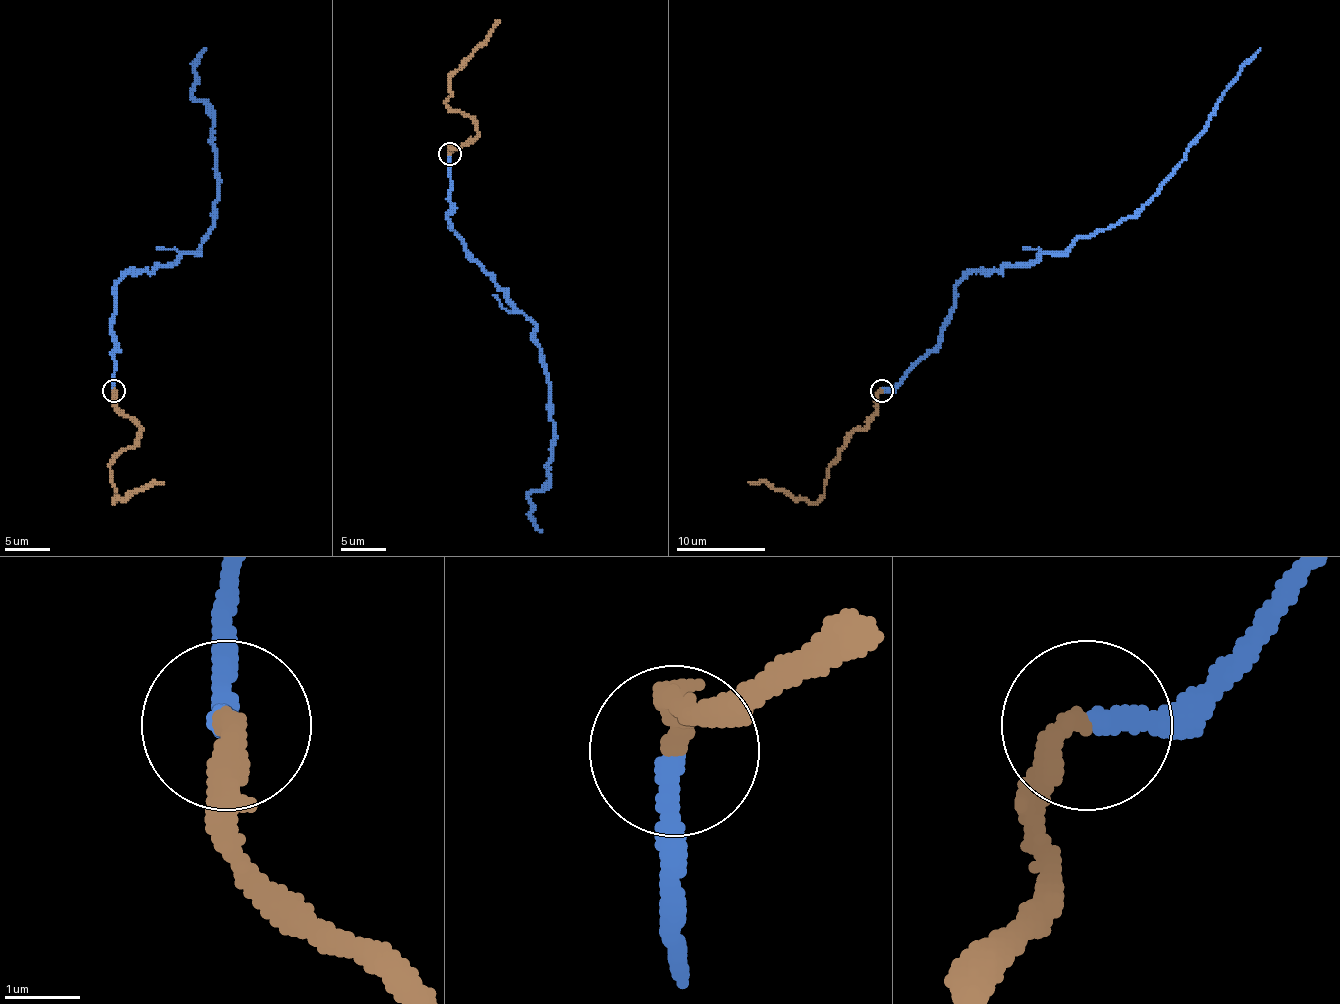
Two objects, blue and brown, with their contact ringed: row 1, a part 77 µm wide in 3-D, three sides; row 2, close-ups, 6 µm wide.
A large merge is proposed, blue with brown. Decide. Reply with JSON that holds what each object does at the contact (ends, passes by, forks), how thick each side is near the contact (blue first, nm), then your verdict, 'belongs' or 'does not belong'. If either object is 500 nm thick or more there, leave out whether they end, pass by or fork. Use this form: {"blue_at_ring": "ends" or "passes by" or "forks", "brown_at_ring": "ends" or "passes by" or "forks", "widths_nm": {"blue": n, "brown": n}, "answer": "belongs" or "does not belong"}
{"blue_at_ring": "ends", "brown_at_ring": "ends", "widths_nm": {"blue": 280, "brown": 360}, "answer": "belongs"}

